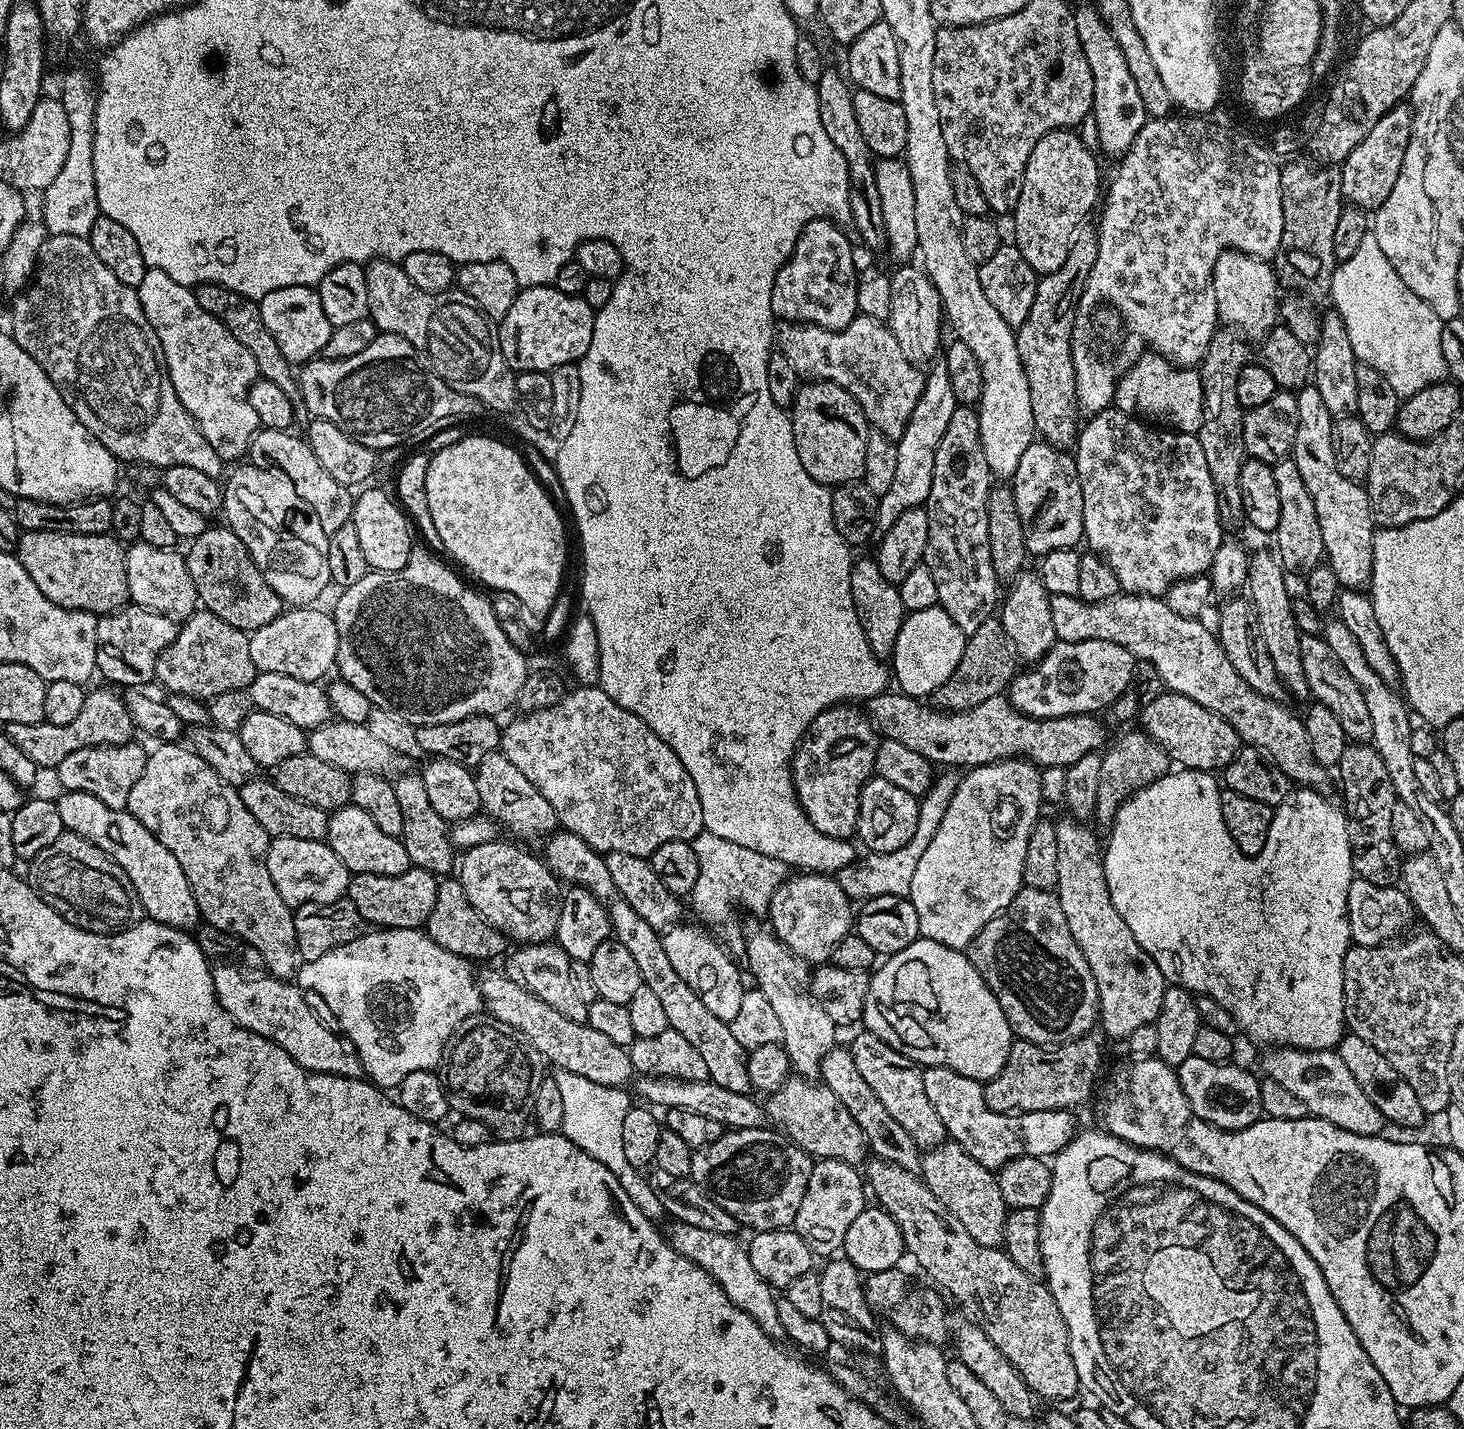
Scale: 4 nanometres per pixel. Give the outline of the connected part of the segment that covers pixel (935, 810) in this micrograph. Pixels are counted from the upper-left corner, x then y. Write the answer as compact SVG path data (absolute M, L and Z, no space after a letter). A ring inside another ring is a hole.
M945 769L933 779L933 784L928 789L927 794L921 797L918 814L917 829L910 838L910 842L899 847L898 850L880 853L867 853L865 860L854 860L850 866L843 867L837 872L836 879L842 890L847 894L848 899L853 902L863 902L874 897L884 896L907 896L910 890L911 879L914 878L915 867L918 866L919 859L922 858L923 851L930 846L930 841L934 838L935 831L942 824L943 815L950 806L950 801L957 788L952 788L953 769Z

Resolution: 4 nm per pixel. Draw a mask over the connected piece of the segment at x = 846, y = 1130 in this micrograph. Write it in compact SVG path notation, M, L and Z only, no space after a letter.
M792 1074L767 1100L767 1119L792 1143L800 1145L809 1156L846 1162L853 1166L865 1163L870 1149L868 1140L862 1134L862 1126L858 1126L858 1122L850 1118L850 1110L842 1106L838 1094L834 1094L834 1090L827 1088L823 1082Z

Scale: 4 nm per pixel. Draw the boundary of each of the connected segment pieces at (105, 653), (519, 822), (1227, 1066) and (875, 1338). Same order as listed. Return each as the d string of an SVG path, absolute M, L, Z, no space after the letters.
M125 606L118 612L109 612L107 616L101 616L96 622L96 667L99 675L104 675L109 685L117 686L116 684L132 684L128 686L148 686L144 684L153 683L156 680L156 663L162 654L162 650L166 650L166 646L170 646L170 642L174 642L174 638L180 632L180 624L169 618L166 614L158 614L151 612L148 608L138 608L135 606Z
M497 750L486 754L482 762L478 762L474 769L475 780L478 786L478 795L481 798L481 809L496 821L501 829L513 832L521 841L547 838L557 831L558 821L554 806L542 798L538 786L510 762L503 752Z
M1191 1056L1176 1069L1176 1077L1180 1079L1186 1102L1190 1102L1190 1110L1210 1126L1233 1132L1261 1119L1260 1080L1252 1077L1246 1069L1239 1068L1236 1062L1219 1064Z
M832 1258L827 1261L818 1275L822 1282L822 1314L820 1319L830 1334L833 1345L841 1344L844 1348L853 1348L856 1352L869 1352L879 1357L882 1353L882 1328L879 1328L878 1317L864 1297L864 1280L862 1273L849 1260Z

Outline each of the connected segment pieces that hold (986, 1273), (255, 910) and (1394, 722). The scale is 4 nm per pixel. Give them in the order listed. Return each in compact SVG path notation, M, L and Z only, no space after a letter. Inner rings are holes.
M872 1158L863 1165L862 1175L871 1199L873 1196L876 1199L873 1201L898 1222L907 1255L916 1259L917 1266L941 1293L957 1296L980 1315L978 1323L990 1342L1010 1358L1037 1397L1068 1400L1081 1391L1078 1370L1074 1370L1074 1358L1070 1354L1066 1322L1047 1283L1018 1270L1000 1248L978 1246L962 1222L934 1198L917 1173L902 1170L894 1162Z
M160 742L156 749L148 752L146 770L142 778L130 789L128 811L138 818L182 866L190 890L194 890L194 902L198 902L201 921L210 927L217 927L226 934L236 936L240 942L258 950L264 959L263 967L280 980L291 981L298 971L298 953L294 934L293 909L282 902L274 878L268 869L268 831L258 826L258 818L246 810L239 791L215 772L191 748L180 742Z
M1335 618L1329 620L1329 624L1327 621L1322 628L1324 641L1330 646L1330 650L1334 650L1338 662L1342 662L1342 667L1346 669L1346 674L1350 674L1350 678L1354 678L1354 682L1358 682L1358 690L1362 690L1362 698L1366 702L1368 713L1370 713L1372 726L1370 743L1378 750L1378 754L1390 774L1390 782L1394 782L1396 799L1406 802L1406 806L1410 806L1412 809L1420 808L1420 812L1424 812L1424 816L1436 816L1436 809L1440 807L1440 804L1437 801L1428 804L1430 798L1424 800L1424 796L1420 796L1422 786L1418 786L1418 777L1414 775L1416 756L1410 748L1414 720L1403 695L1393 685L1387 684L1378 674L1374 674L1374 669L1370 667L1370 662L1366 662L1361 648L1358 647L1358 642L1354 642L1354 634L1350 634L1350 630L1346 630L1342 621Z

